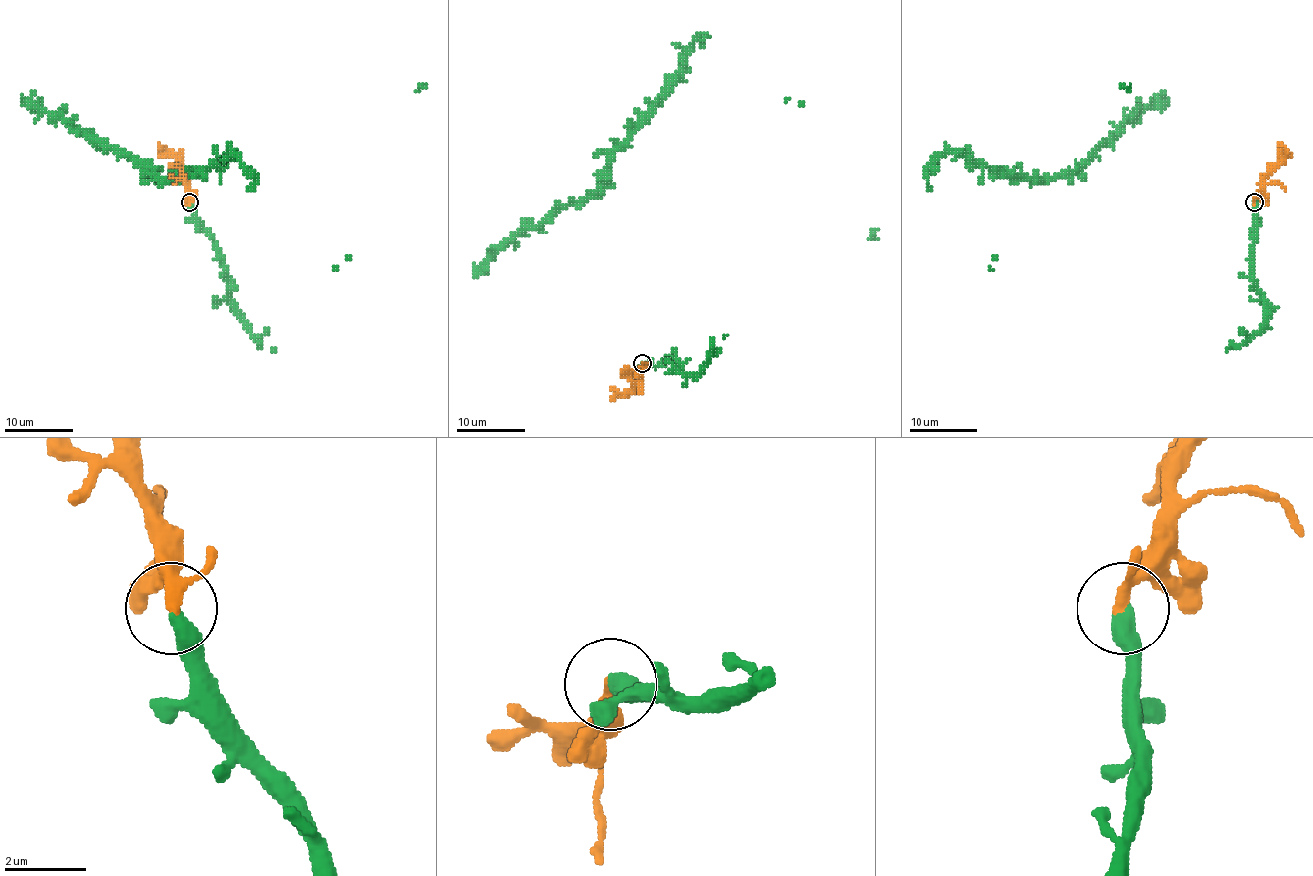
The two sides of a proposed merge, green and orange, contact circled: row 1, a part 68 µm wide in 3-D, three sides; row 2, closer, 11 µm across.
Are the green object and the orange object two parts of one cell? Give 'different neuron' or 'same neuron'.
same neuron

